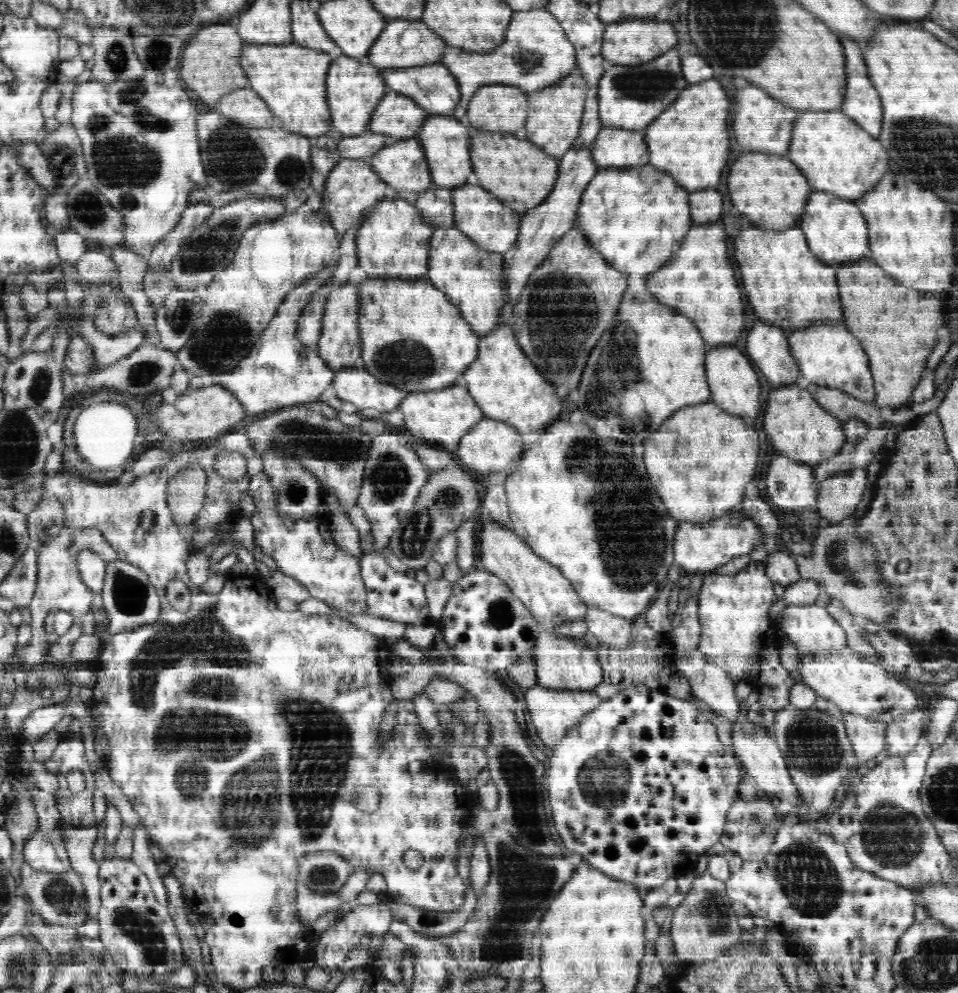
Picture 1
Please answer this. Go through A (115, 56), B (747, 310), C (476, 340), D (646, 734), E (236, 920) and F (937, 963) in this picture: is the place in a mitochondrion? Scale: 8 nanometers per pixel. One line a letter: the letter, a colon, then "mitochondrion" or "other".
A: mitochondrion
B: other
C: other
D: other
E: other
F: mitochondrion

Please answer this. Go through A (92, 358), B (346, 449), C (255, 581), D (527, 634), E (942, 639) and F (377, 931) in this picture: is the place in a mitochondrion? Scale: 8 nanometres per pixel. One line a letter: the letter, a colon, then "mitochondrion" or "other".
A: other
B: mitochondrion
C: other
D: other
E: other
F: other

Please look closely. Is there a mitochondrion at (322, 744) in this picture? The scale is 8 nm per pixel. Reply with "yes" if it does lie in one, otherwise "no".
yes

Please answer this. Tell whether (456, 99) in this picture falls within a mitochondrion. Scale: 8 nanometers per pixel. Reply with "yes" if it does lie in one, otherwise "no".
no

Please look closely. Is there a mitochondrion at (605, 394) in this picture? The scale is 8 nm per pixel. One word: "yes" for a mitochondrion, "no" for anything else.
yes

